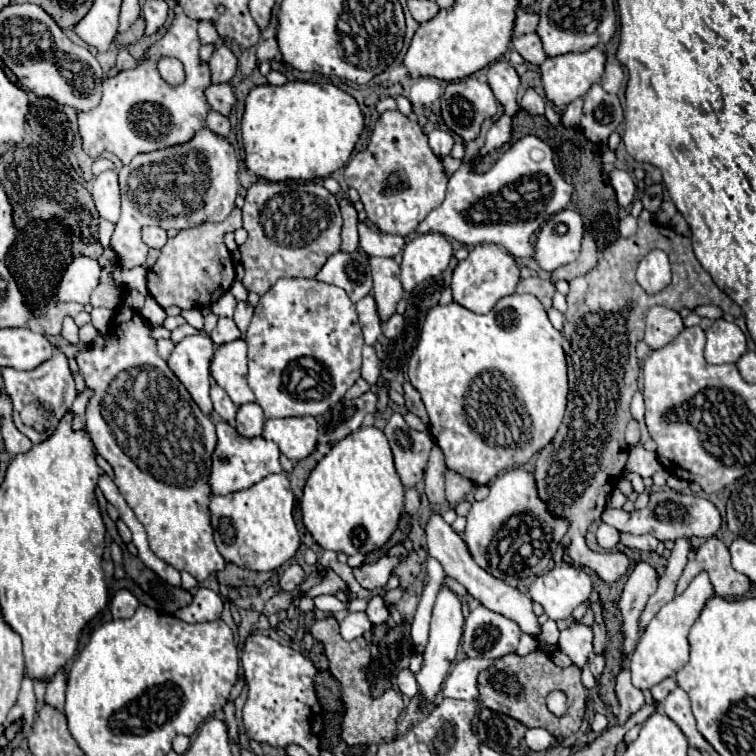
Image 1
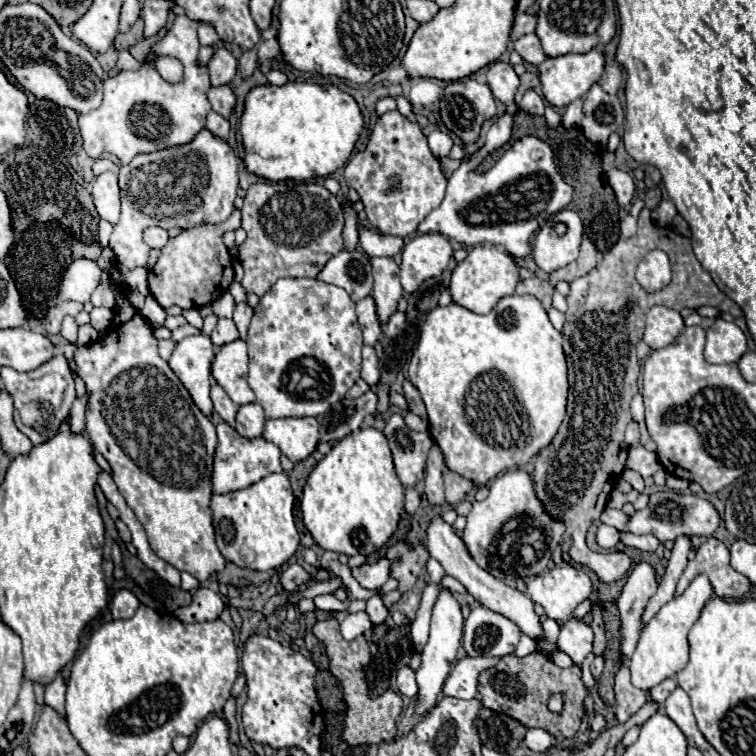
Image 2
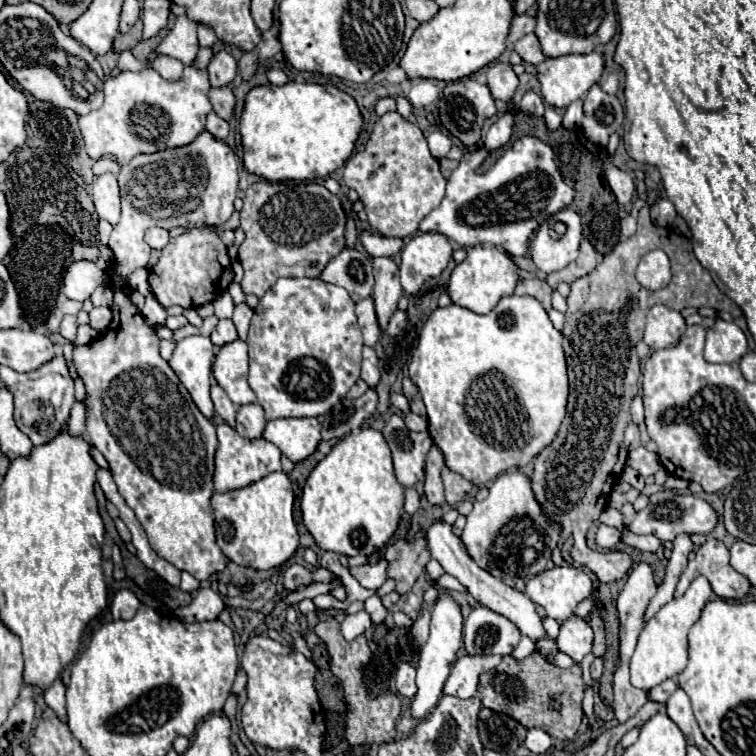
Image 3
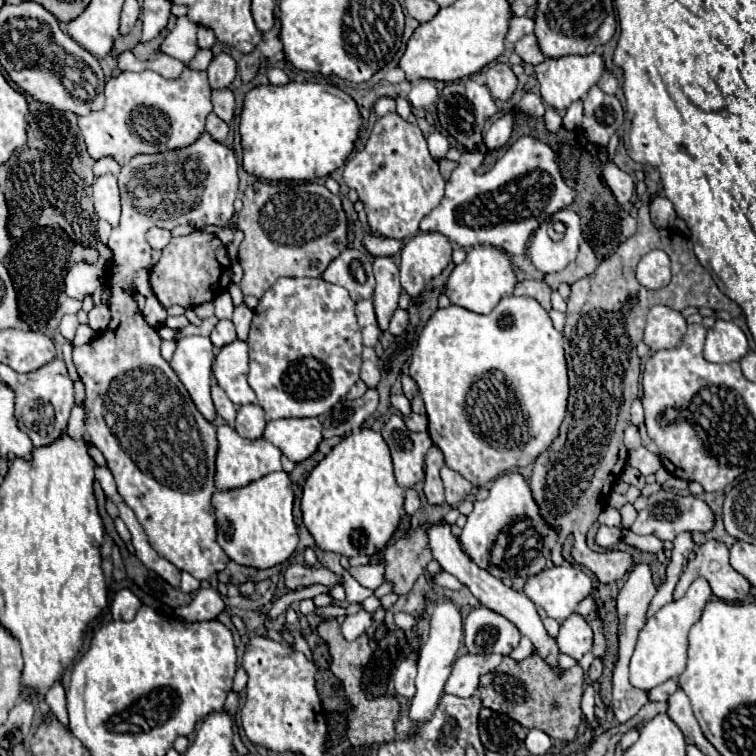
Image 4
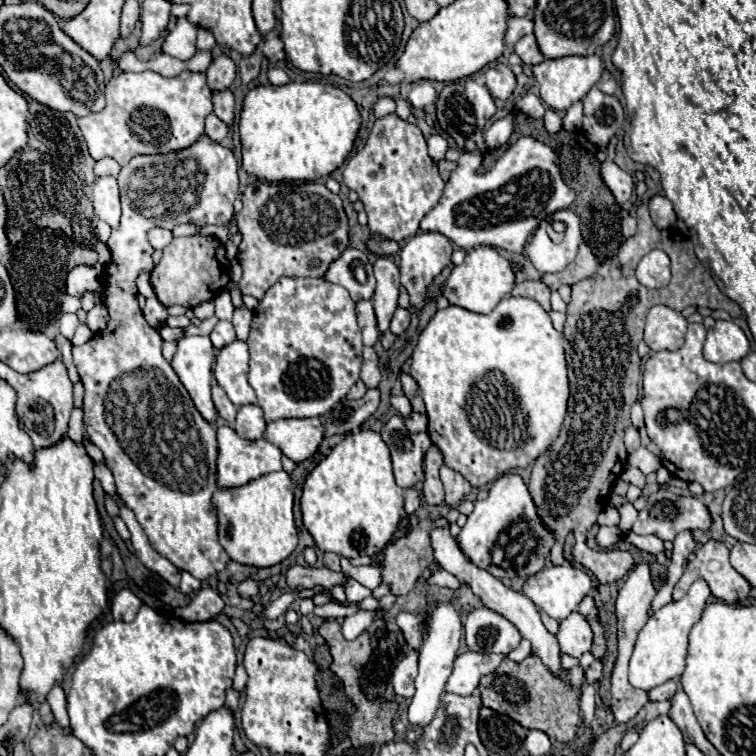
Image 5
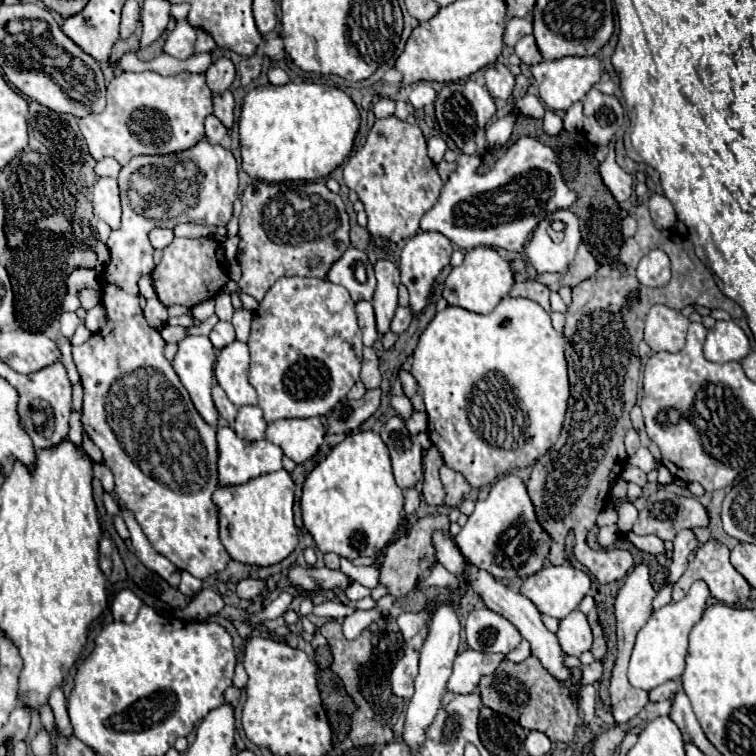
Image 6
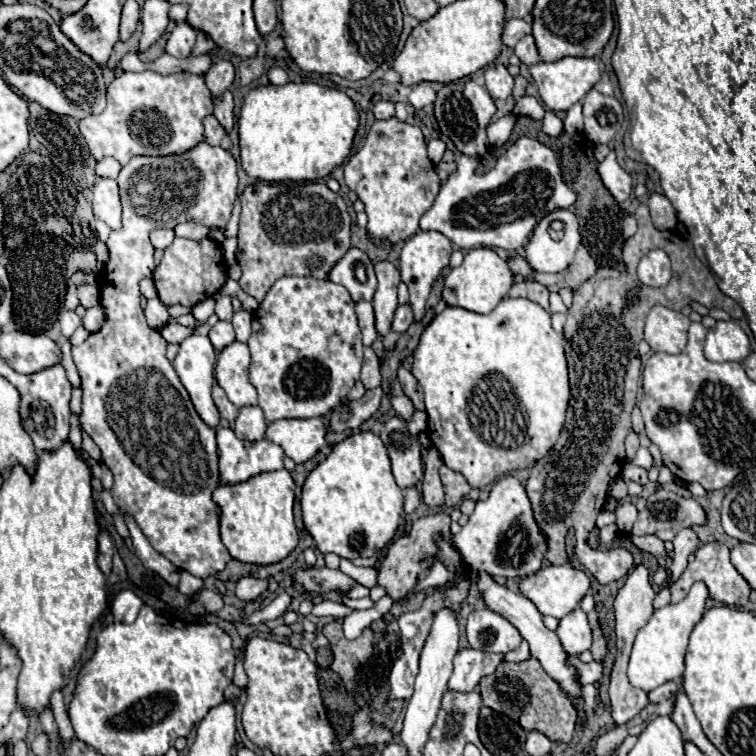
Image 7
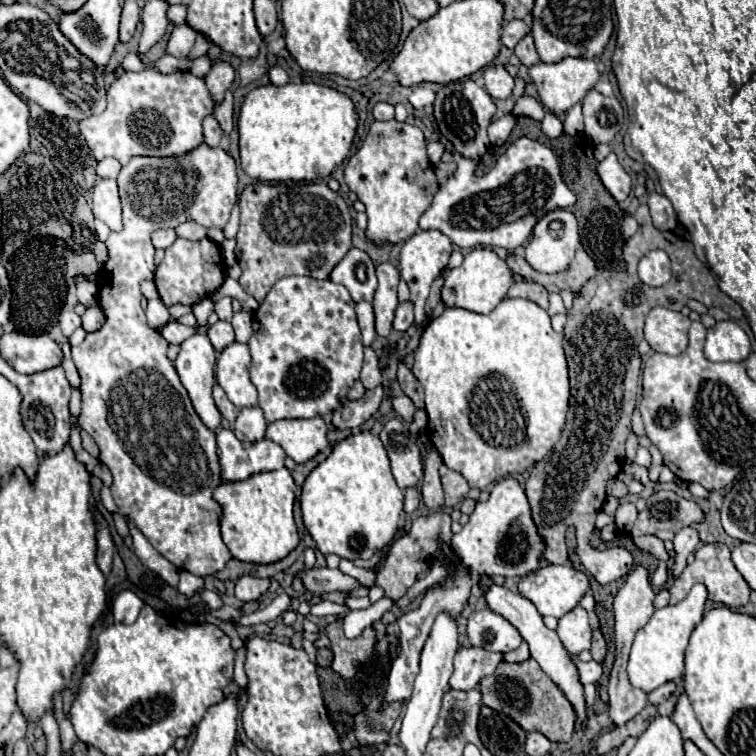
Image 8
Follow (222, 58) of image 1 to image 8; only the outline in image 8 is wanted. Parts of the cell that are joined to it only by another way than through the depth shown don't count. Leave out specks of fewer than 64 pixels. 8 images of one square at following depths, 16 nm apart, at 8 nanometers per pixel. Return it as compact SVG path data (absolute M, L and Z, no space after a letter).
M216 60L210 68L210 72L206 74L206 86L212 94L214 100L222 100L224 98L224 92L230 88L234 80L234 68L230 62L224 62L224 60Z

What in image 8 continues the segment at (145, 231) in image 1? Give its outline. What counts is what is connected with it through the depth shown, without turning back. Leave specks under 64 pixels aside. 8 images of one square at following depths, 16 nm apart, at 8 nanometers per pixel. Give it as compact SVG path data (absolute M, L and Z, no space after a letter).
M156 230L156 232L152 232L152 244L154 244L154 248L168 248L172 242L176 240L176 232L174 230Z

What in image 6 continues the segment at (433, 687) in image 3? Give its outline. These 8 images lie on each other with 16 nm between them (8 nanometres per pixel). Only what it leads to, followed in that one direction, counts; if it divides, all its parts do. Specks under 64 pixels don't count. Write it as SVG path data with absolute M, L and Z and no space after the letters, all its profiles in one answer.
M440 604L434 612L432 612L432 624L430 624L430 632L428 638L422 646L420 652L420 672L416 676L416 692L408 704L408 712L406 712L406 728L404 728L404 742L416 752L418 746L424 742L424 732L426 728L432 724L442 696L446 694L446 682L452 674L452 662L458 654L458 644L460 644L460 618L458 618L458 610L452 604Z

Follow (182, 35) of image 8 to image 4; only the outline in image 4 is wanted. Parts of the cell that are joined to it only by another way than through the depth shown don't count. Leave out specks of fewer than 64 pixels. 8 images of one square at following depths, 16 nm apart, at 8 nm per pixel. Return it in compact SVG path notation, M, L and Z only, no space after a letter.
M180 16L176 20L176 26L168 32L164 42L160 44L160 52L174 56L182 62L192 62L192 58L198 52L198 42L196 42L196 24L190 22L186 16Z

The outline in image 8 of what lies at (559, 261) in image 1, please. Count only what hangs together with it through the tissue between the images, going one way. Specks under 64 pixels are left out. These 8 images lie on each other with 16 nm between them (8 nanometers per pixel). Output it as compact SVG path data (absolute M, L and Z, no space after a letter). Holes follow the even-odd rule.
M554 210L546 214L536 226L530 242L526 244L526 262L536 272L562 272L572 262L572 256L580 244L578 220L570 210ZM560 220L562 236L554 238L548 224Z

